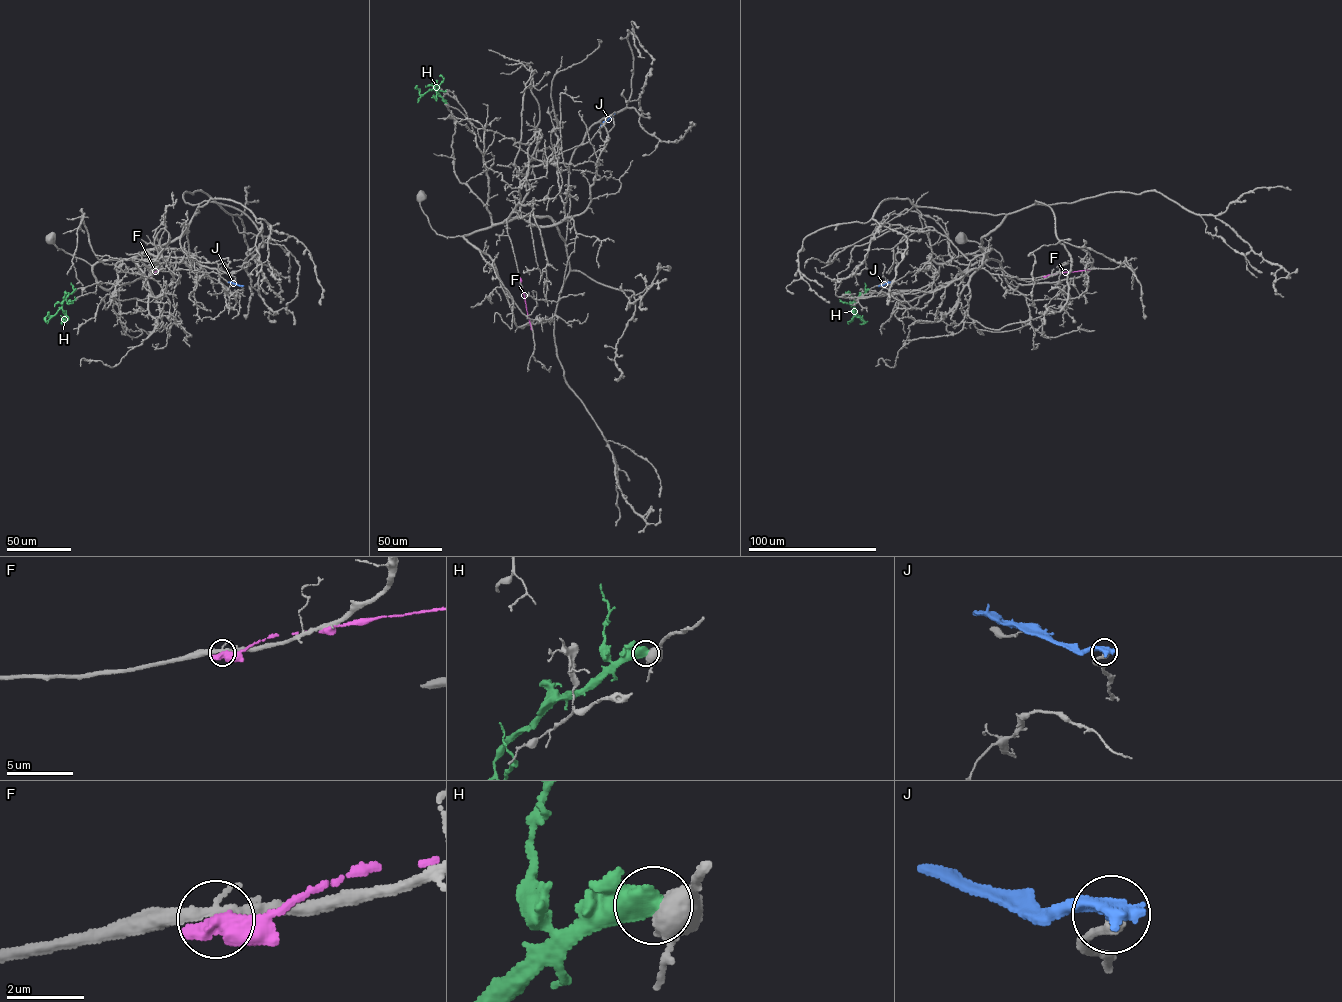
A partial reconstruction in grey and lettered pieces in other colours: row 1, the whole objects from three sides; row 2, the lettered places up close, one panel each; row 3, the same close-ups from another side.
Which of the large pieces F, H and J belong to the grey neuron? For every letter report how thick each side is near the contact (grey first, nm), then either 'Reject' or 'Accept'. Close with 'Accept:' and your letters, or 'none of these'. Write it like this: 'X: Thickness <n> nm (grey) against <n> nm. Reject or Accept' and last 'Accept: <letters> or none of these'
F: Thickness 300 nm (grey) against 600 nm. Reject
H: Thickness 440 nm (grey) against 650 nm. Reject
J: Thickness 300 nm (grey) against 650 nm. Reject
Accept: none of these

